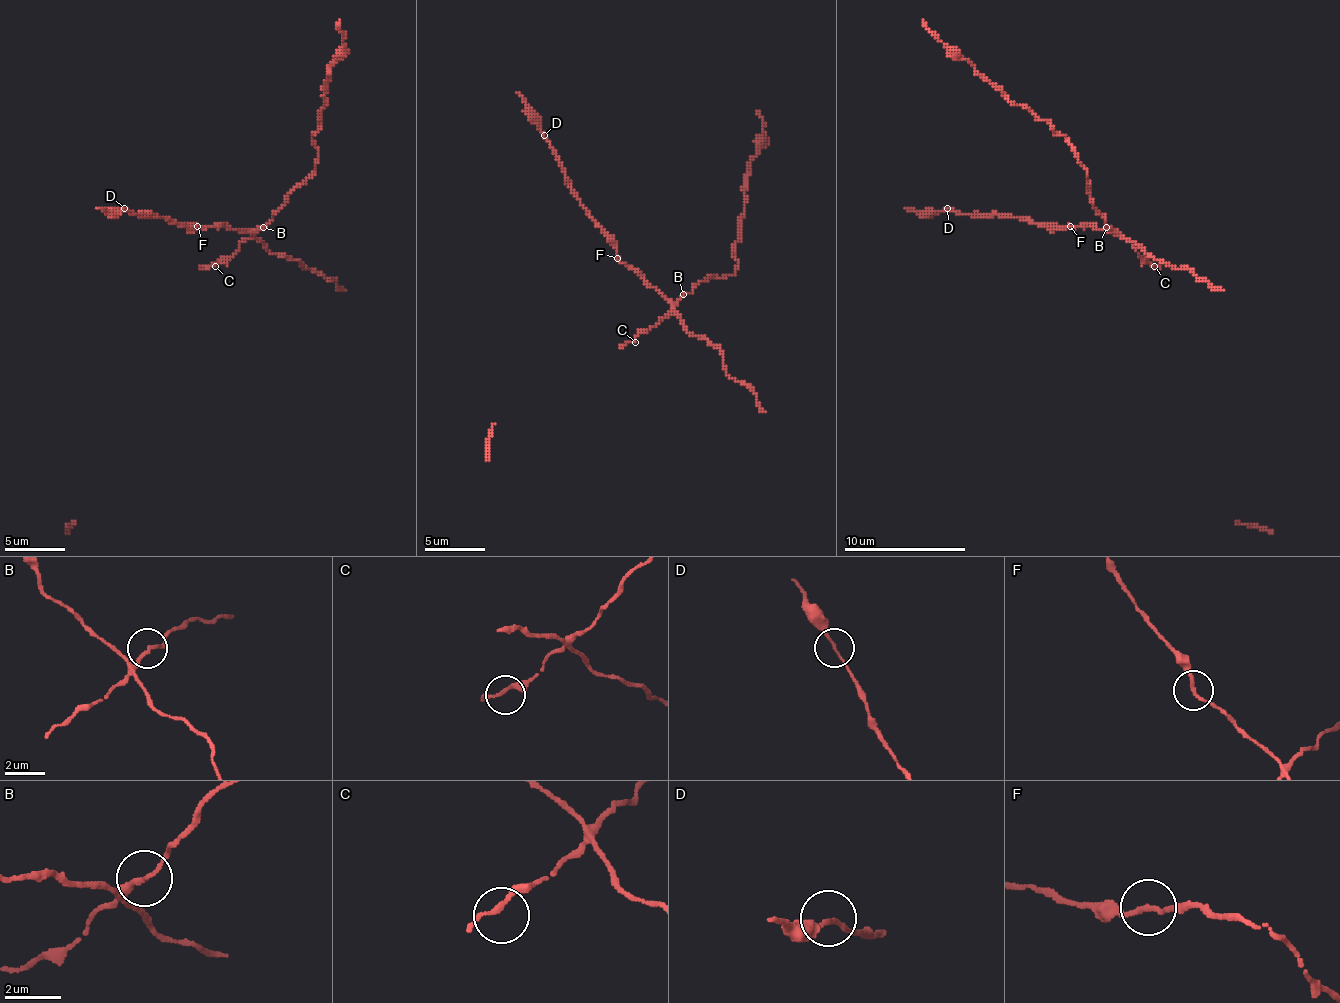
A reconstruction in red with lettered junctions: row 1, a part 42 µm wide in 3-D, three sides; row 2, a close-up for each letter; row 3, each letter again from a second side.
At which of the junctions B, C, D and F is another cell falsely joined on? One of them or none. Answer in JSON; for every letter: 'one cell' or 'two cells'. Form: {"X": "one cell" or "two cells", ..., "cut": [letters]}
{"B": "one cell", "C": "one cell", "D": "one cell", "F": "one cell", "cut": []}

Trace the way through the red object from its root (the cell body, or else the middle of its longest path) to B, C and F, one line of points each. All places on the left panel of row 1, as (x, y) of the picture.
B: (233, 254), (245, 239), (263, 226)
C: (233, 254), (224, 257), (215, 266)
F: (233, 254), (251, 235), (248, 232), (224, 226), (197, 226)

